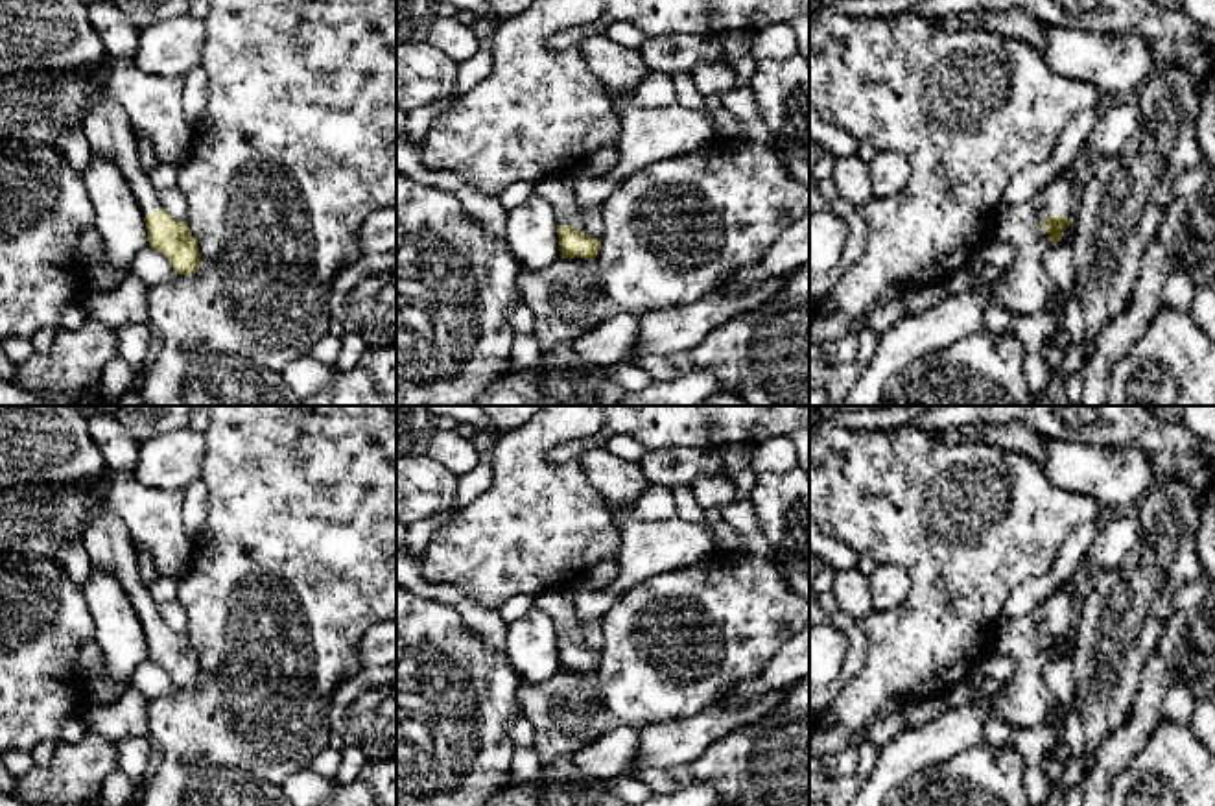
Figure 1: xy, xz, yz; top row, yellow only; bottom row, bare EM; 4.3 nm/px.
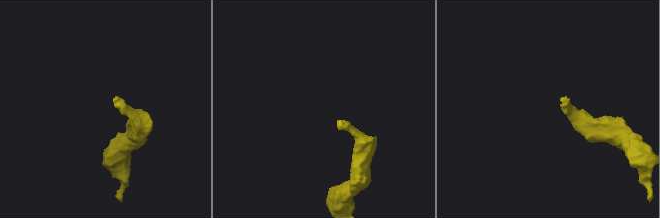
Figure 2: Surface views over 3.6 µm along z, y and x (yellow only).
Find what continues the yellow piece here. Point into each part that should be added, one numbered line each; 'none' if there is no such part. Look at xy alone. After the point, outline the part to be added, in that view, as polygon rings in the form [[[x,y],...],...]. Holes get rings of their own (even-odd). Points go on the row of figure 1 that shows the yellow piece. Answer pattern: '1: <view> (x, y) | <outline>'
1: xy (109, 133) | [[[107,94],[94,100],[87,111],[83,131],[92,153],[112,159],[135,194],[142,216],[162,208],[159,192],[144,172],[135,131],[125,111]]]

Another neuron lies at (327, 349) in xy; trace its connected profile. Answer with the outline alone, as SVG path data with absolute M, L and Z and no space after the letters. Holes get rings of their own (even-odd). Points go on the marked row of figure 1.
M328 332L313 345L313 349L310 350L310 358L330 365L336 362L339 350L341 339Z

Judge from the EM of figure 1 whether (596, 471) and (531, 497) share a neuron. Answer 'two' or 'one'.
two

